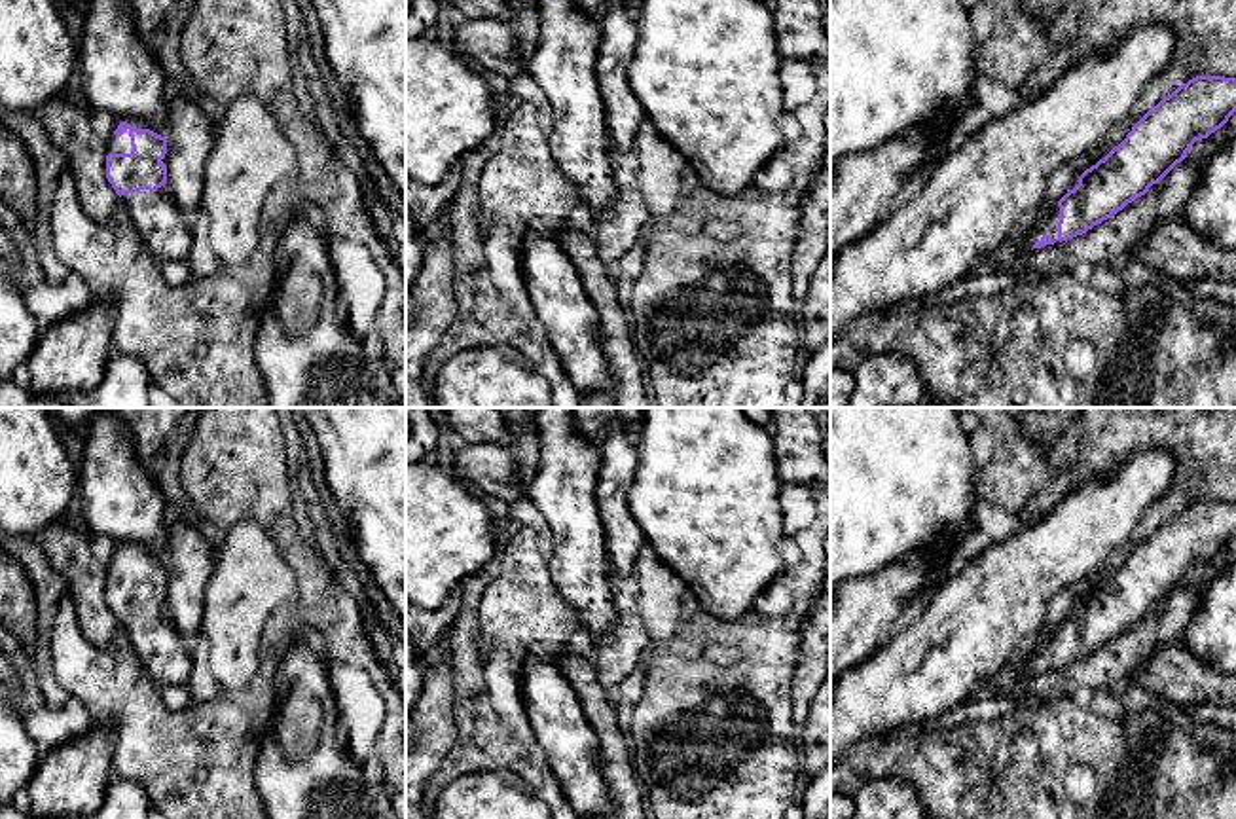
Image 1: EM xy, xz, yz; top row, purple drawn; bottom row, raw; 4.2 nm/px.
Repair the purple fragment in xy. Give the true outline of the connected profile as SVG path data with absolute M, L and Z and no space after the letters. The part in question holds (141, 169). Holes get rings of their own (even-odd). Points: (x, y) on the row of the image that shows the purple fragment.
M116 119L108 140L106 178L121 197L148 254L159 264L186 260L191 233L167 186L167 138L138 119Z

